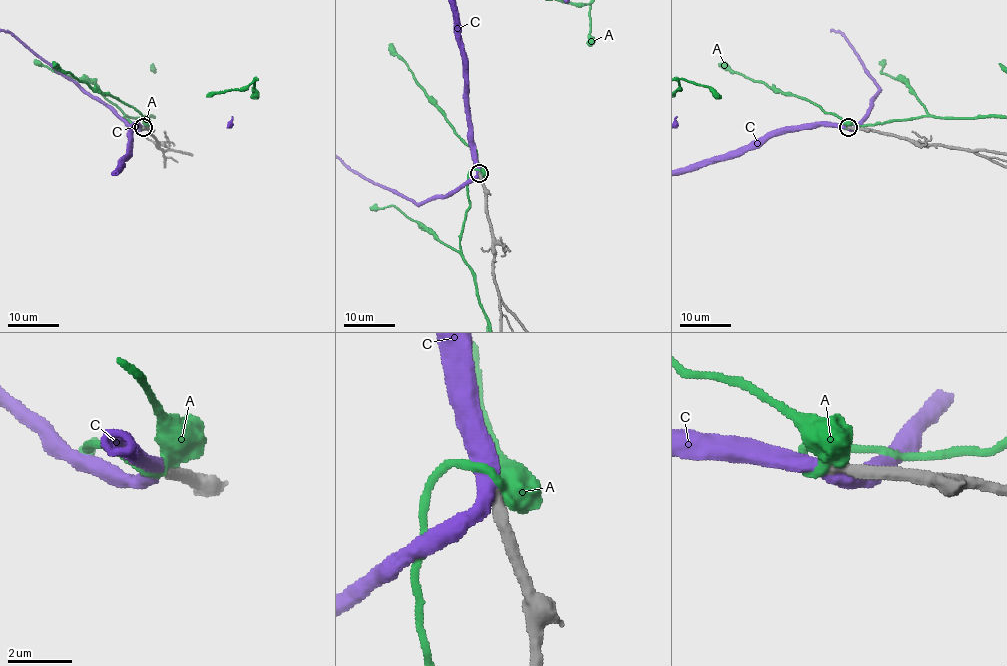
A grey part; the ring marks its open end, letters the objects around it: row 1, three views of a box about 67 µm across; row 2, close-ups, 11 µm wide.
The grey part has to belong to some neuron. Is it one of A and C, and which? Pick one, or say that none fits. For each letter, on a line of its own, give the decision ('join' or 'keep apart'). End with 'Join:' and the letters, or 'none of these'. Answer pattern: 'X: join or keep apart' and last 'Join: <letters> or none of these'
A: keep apart
C: join
Join: C

